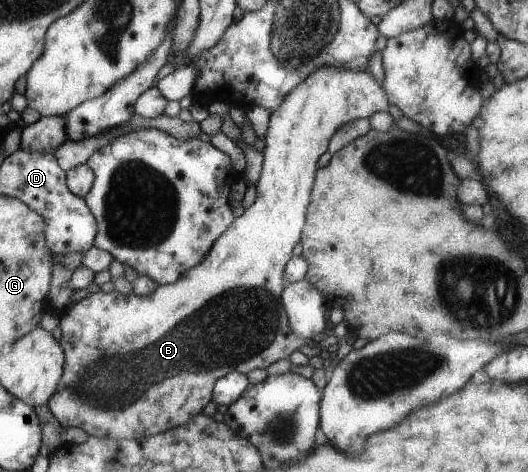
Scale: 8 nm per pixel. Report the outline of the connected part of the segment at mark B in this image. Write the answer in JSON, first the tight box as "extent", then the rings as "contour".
{"extent":[49,67,391,440],"contour":[[[321,67],[304,79],[299,86],[296,86],[285,97],[282,105],[269,116],[266,142],[262,152],[263,164],[259,179],[255,184],[257,195],[254,204],[246,210],[240,211],[237,221],[221,235],[221,238],[217,239],[217,242],[214,242],[213,249],[206,254],[201,264],[194,266],[175,284],[160,285],[148,297],[134,294],[122,296],[116,290],[109,294],[99,291],[95,294],[88,294],[86,298],[76,302],[68,314],[60,317],[63,332],[61,344],[65,348],[67,364],[58,393],[54,394],[49,406],[62,425],[66,429],[82,428],[90,435],[101,438],[109,437],[113,440],[150,437],[174,429],[176,426],[186,425],[190,418],[198,417],[198,414],[203,412],[203,408],[213,400],[213,390],[216,388],[217,382],[222,377],[226,377],[226,374],[237,371],[247,375],[254,369],[267,369],[273,362],[289,358],[292,352],[298,350],[302,344],[306,344],[306,340],[293,332],[281,294],[286,287],[284,284],[285,266],[292,260],[292,250],[301,240],[301,234],[304,232],[308,220],[308,206],[312,200],[313,186],[317,176],[316,162],[328,150],[330,138],[343,124],[353,121],[355,118],[370,118],[376,112],[388,112],[388,106],[391,106],[391,103],[384,88],[380,88],[380,84],[376,84],[372,74],[366,70],[354,71],[345,67]]]}

